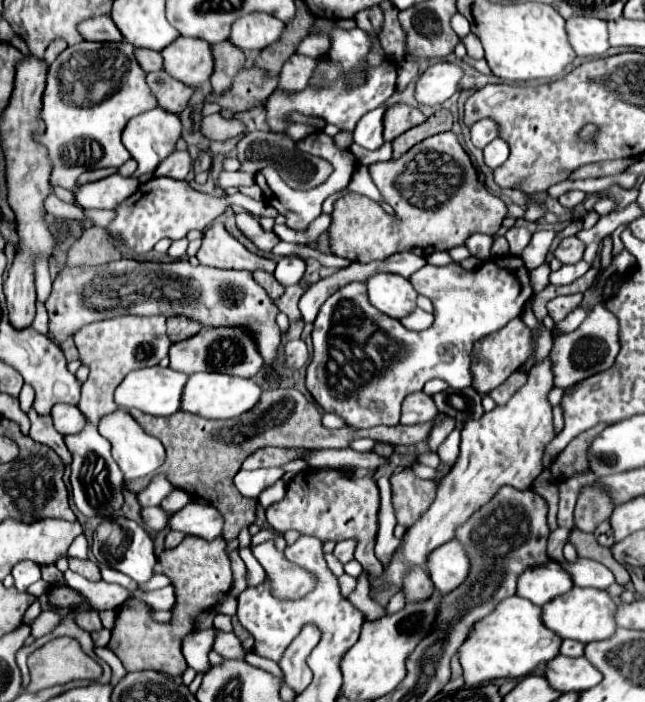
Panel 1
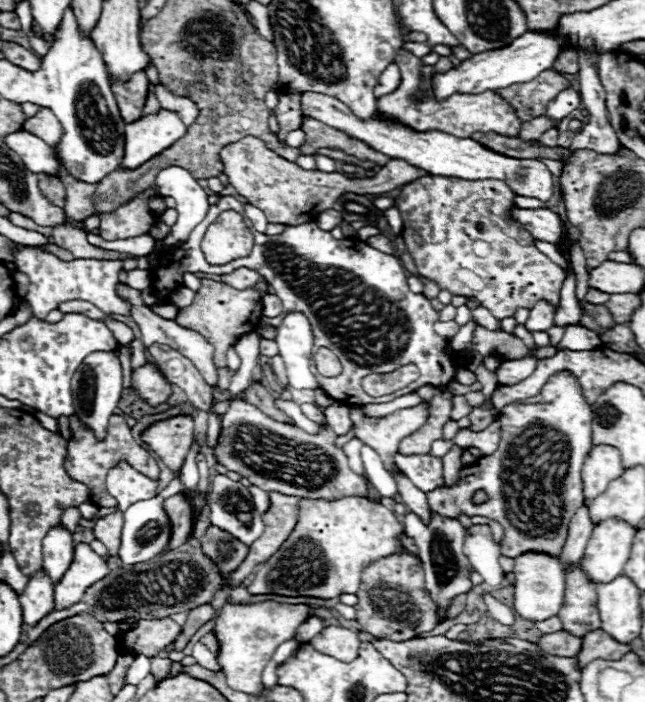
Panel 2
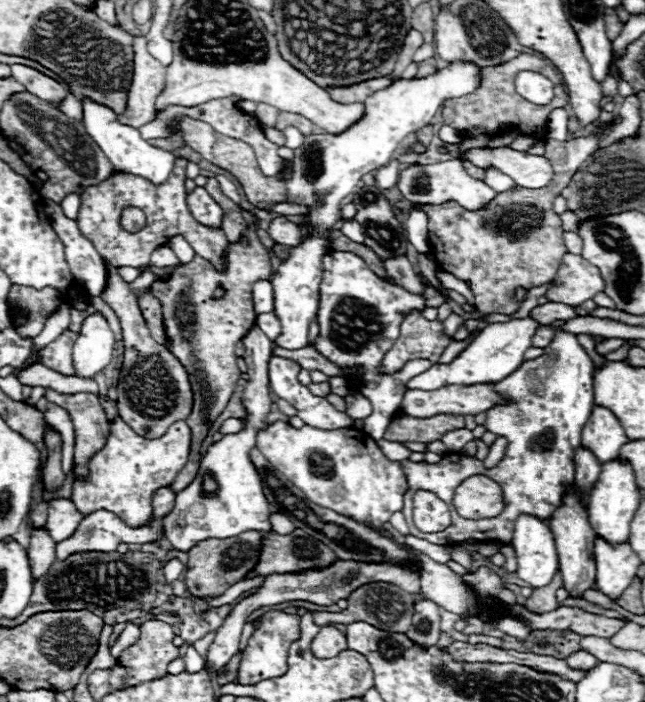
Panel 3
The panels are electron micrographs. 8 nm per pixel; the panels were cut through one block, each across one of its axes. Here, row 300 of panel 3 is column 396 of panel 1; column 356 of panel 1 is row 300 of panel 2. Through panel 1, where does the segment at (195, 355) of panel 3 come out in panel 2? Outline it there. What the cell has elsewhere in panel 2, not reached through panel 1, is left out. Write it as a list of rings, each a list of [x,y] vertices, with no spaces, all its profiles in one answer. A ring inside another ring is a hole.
[[[208,278],[200,280],[200,290],[196,292],[194,302],[188,308],[182,308],[176,316],[180,326],[186,326],[198,334],[202,334],[214,346],[214,364],[218,368],[226,366],[226,352],[236,344],[236,340],[248,332],[254,332],[262,316],[262,296],[256,288],[236,290],[222,282],[214,282]]]

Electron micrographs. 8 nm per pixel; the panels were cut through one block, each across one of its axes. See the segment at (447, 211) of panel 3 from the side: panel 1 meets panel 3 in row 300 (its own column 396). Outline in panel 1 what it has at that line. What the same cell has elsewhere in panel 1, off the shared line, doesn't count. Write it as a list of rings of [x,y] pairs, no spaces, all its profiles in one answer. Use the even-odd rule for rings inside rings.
[[[410,468],[400,474],[392,474],[392,506],[398,524],[410,528],[432,504],[436,496],[436,484],[432,480],[420,480]]]

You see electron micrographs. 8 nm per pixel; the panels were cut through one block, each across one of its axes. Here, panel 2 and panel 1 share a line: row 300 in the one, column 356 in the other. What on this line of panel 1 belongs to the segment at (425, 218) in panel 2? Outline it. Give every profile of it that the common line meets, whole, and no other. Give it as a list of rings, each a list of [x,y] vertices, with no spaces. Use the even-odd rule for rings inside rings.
[[[308,468],[296,474],[296,478],[288,484],[284,500],[272,504],[266,510],[266,518],[268,524],[280,534],[284,534],[286,530],[296,530],[306,536],[316,536],[322,542],[340,542],[346,538],[356,538],[358,546],[354,558],[362,564],[370,580],[382,574],[382,564],[374,556],[374,542],[378,532],[378,506],[380,494],[372,476],[354,478],[348,476],[344,470]]]

